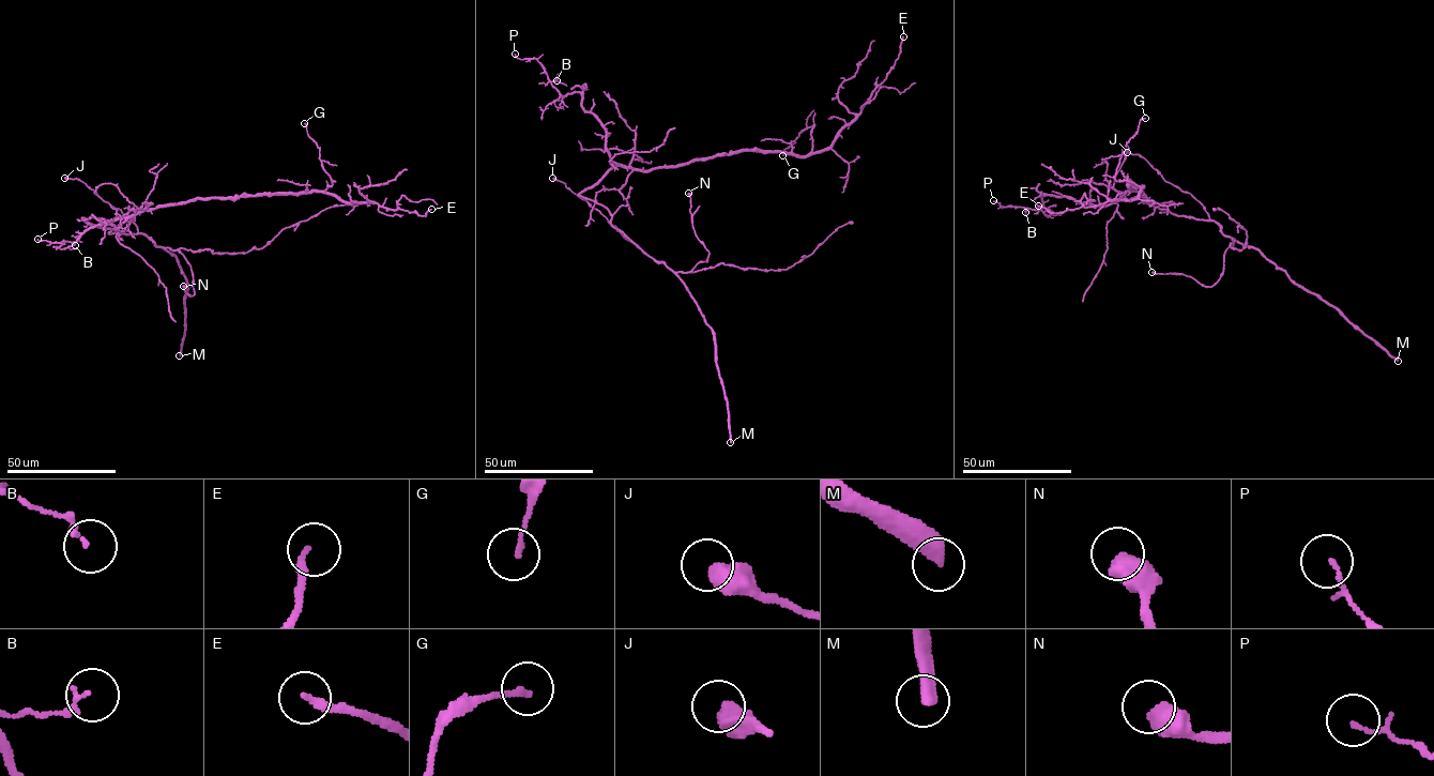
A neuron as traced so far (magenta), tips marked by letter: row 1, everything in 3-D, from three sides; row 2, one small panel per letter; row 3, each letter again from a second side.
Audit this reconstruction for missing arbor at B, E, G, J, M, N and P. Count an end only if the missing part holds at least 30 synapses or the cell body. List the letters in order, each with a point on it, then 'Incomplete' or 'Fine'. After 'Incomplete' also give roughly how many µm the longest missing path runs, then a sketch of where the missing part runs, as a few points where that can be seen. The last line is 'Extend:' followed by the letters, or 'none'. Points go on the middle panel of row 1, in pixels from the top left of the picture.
B: Place: (557, 80). Fine
E: Place: (903, 36). Fine
G: Place: (782, 155). Fine
J: Place: (552, 178). Fine
M: Place: (730, 442). Incomplete. Missing length about 550 µm
N: Place: (688, 193). Fine
P: Place: (515, 54). Fine
Extend: M

